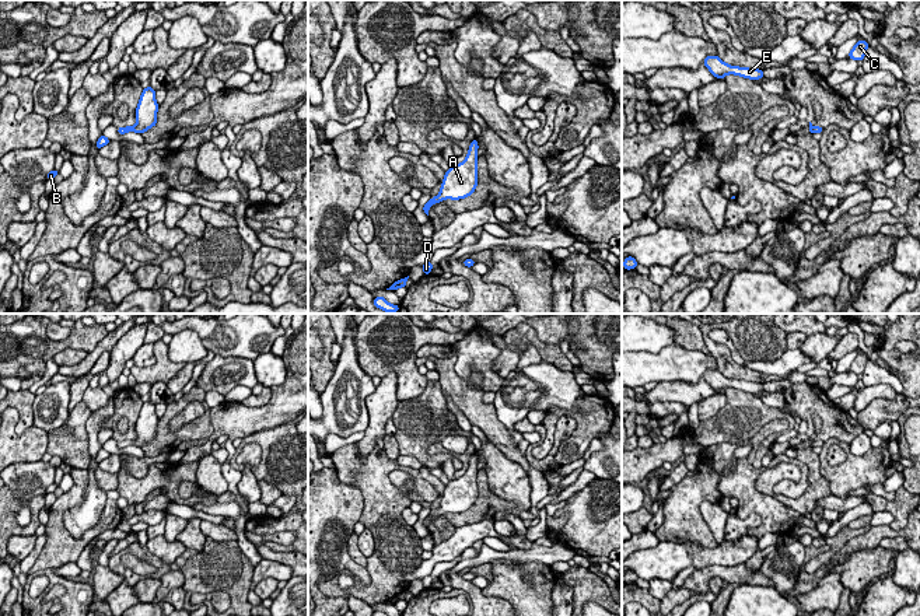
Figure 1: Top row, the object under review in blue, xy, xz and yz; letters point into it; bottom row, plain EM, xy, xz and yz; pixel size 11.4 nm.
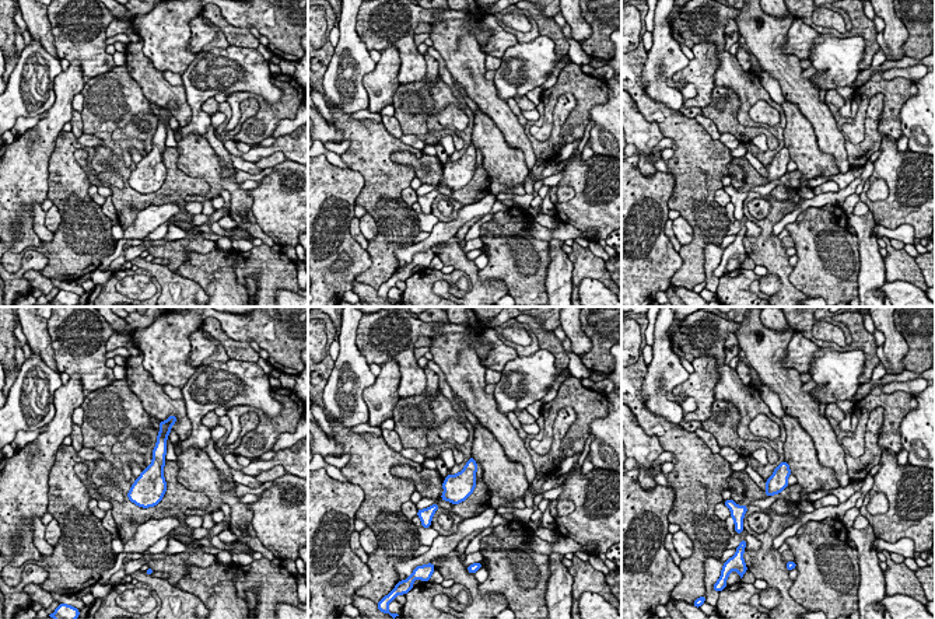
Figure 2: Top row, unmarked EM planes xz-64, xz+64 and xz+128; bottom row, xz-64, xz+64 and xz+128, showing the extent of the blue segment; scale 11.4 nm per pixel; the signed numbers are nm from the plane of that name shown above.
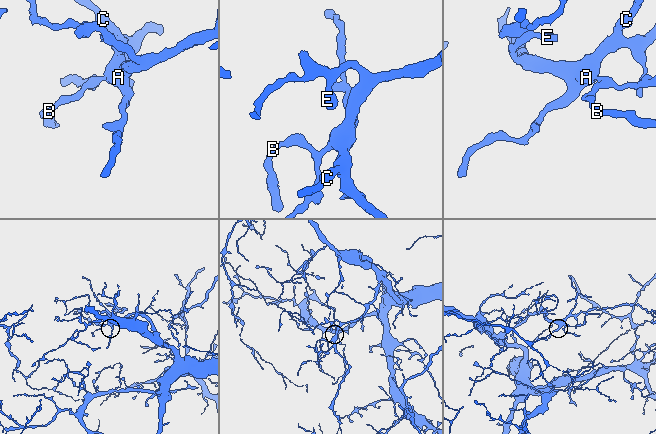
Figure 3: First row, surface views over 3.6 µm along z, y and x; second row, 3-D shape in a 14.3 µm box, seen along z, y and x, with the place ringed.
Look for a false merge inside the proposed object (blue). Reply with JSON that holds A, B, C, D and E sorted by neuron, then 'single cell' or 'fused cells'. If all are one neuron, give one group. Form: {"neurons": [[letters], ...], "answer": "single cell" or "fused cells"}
{"neurons": [["A", "B", "C", "D", "E"]], "answer": "single cell"}

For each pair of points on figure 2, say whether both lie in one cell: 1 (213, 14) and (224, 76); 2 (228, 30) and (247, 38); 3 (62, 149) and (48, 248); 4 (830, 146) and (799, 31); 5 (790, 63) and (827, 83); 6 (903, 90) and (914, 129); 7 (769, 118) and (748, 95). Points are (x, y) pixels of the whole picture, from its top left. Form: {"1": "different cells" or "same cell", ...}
{"1": "different cells", "2": "same cell", "3": "same cell", "4": "different cells", "5": "different cells", "6": "different cells", "7": "different cells"}

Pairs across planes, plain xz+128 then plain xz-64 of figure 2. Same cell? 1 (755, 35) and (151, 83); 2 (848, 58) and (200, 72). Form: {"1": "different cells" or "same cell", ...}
{"1": "same cell", "2": "same cell"}

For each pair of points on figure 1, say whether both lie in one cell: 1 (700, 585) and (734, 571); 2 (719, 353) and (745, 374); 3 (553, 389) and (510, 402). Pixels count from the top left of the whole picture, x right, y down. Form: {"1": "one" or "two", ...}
{"1": "one", "2": "one", "3": "one"}

